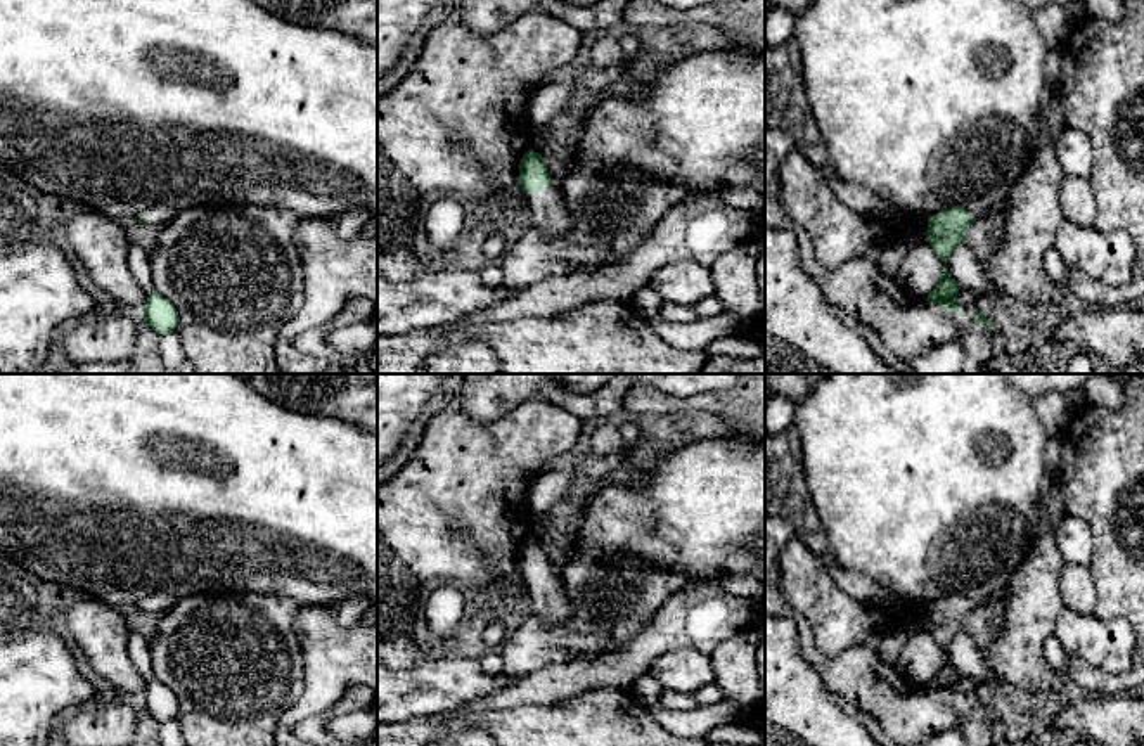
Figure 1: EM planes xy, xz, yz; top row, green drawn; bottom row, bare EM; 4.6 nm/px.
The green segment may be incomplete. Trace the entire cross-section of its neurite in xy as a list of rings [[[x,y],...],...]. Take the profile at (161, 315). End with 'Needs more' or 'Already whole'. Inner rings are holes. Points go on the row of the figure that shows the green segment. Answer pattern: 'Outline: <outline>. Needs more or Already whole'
Outline: [[[154,291],[144,305],[144,322],[161,338],[178,325],[178,312],[175,305],[161,293]]]. Already whole

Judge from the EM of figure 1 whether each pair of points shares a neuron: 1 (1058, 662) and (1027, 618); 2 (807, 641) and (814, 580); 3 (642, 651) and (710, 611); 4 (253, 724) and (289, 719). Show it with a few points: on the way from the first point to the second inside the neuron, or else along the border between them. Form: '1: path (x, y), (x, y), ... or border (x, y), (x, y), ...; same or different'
1: border (1051, 634), (1044, 643), (1044, 660), (1056, 674); different
2: border (783, 594), (805, 618), (814, 644), (835, 656); different
3: path (660, 636), (693, 618); same
4: border (300, 694), (276, 726); different

